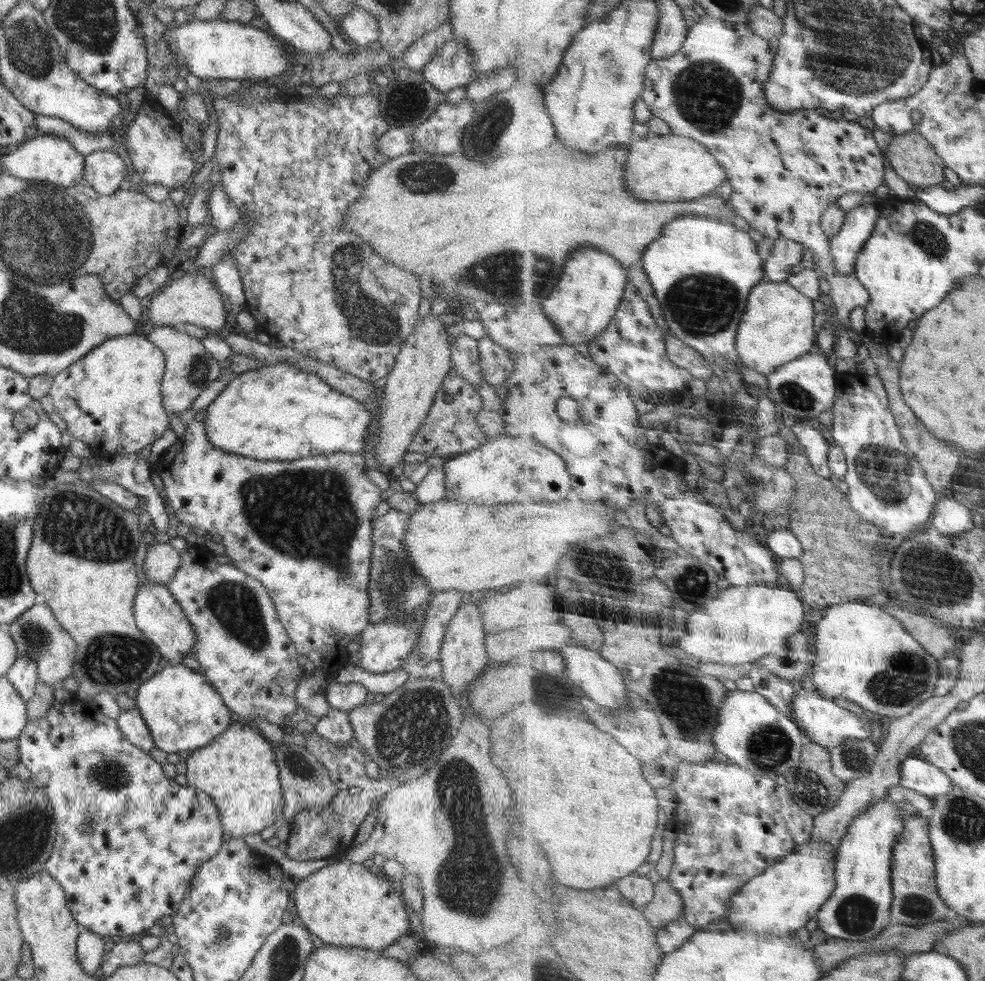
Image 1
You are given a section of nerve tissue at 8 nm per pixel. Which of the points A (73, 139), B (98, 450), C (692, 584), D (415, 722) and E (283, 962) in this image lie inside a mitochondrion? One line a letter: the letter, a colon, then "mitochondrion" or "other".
A: other
B: other
C: mitochondrion
D: mitochondrion
E: mitochondrion

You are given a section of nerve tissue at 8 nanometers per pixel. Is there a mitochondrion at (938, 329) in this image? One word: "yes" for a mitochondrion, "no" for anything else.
no

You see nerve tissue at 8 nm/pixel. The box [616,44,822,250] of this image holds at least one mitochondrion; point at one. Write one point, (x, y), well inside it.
(715, 113)

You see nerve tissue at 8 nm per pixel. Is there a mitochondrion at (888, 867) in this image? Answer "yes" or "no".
no

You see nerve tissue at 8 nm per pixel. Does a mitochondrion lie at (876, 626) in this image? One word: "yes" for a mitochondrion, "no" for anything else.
no

